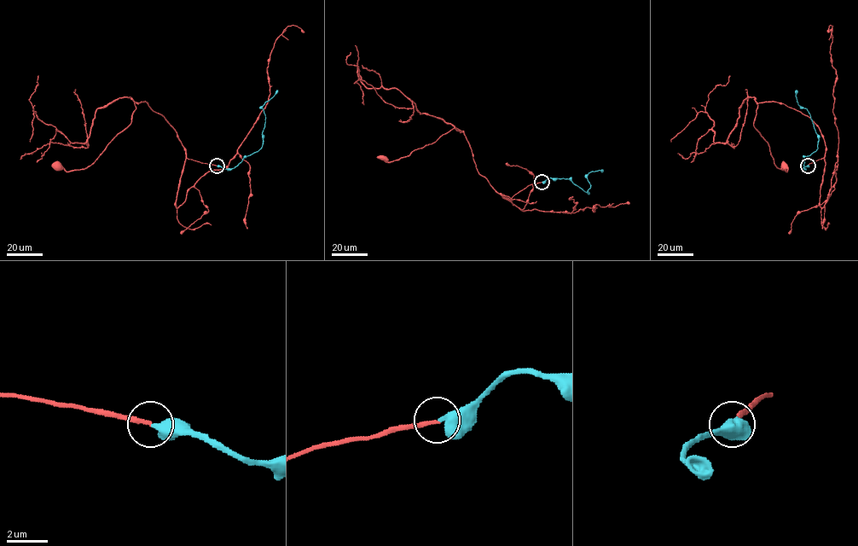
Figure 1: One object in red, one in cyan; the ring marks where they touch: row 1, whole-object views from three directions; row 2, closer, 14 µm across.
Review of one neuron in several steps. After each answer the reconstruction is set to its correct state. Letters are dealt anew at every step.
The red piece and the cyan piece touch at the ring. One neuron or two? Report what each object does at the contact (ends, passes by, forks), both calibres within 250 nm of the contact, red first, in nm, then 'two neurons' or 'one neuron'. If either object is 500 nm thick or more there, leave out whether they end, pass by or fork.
red ends there; cyan ends there; 220 nm thick on the red side, 480 nm on the other; one neuron

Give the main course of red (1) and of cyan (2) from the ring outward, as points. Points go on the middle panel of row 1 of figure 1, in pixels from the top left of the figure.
1: (542, 182), (504, 198), (478, 173), (465, 134), (454, 128), (408, 155), (391, 162), (383, 157)
2: (542, 182), (549, 178), (569, 179), (588, 193), (591, 185), (587, 175), (603, 170)

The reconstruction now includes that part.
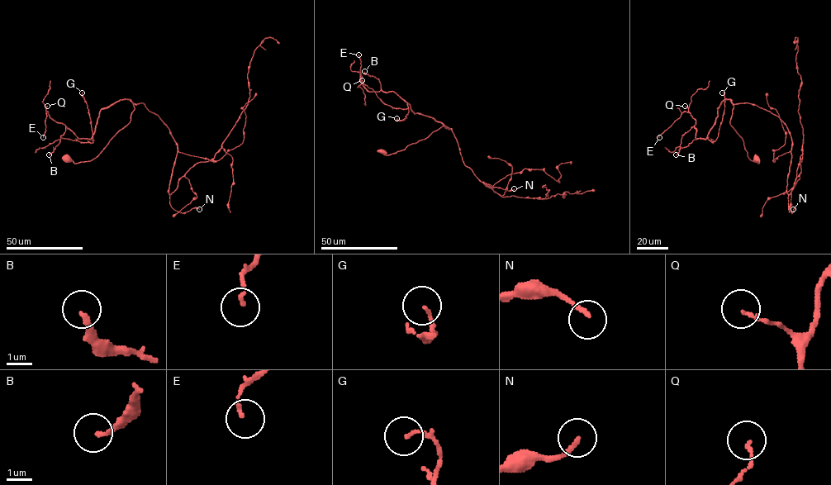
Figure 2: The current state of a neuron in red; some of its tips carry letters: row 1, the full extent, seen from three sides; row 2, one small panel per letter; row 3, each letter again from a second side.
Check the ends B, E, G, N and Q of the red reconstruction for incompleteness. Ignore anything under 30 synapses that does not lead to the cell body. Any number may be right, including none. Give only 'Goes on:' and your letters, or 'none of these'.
Goes on: N

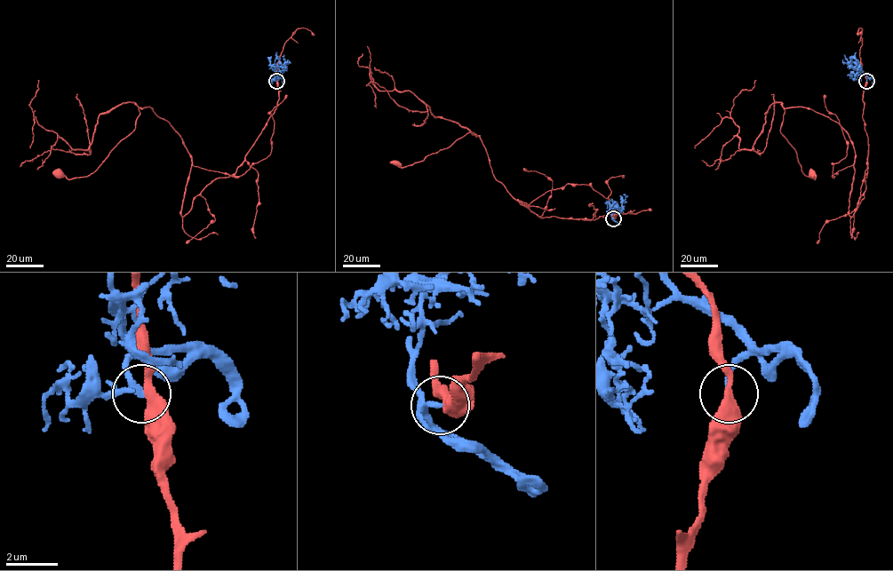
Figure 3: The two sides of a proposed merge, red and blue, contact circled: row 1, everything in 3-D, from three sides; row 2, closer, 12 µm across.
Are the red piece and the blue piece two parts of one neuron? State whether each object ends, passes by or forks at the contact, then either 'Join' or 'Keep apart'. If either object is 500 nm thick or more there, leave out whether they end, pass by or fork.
At the ring red passes by. At the ring blue ends. Keep apart

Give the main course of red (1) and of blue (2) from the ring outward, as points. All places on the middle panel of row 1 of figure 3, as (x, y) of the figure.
1: (613, 218), (616, 214), (540, 218), (495, 178), (485, 147), (472, 132), (422, 161), (404, 167), (396, 162)
2: (613, 218), (610, 213), (616, 208), (623, 208), (620, 195)

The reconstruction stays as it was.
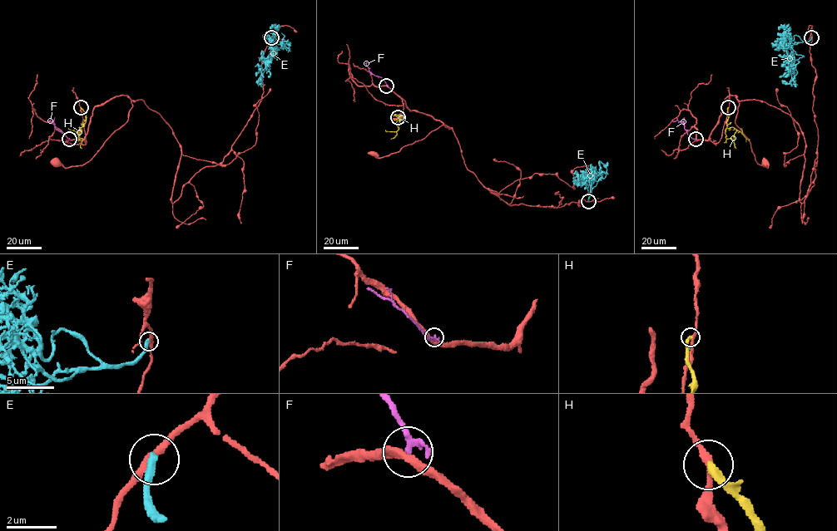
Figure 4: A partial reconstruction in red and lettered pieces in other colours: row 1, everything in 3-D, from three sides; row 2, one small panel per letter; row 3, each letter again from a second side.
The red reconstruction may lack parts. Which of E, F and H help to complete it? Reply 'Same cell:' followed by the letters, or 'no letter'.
Same cell: no letter

